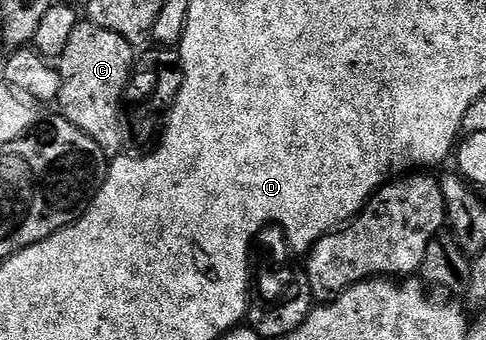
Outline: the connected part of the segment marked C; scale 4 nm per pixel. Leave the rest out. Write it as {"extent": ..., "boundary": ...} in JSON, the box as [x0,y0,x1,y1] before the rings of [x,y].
{"extent":[57,22,137,158],"boundary":[[[90,22],[79,23],[69,38],[69,46],[65,46],[63,55],[57,60],[61,74],[58,111],[73,122],[73,126],[85,130],[108,158],[125,152],[119,109],[123,107],[123,95],[136,64],[137,52],[132,44],[125,42],[121,34],[113,34],[113,30],[105,30]]]}

